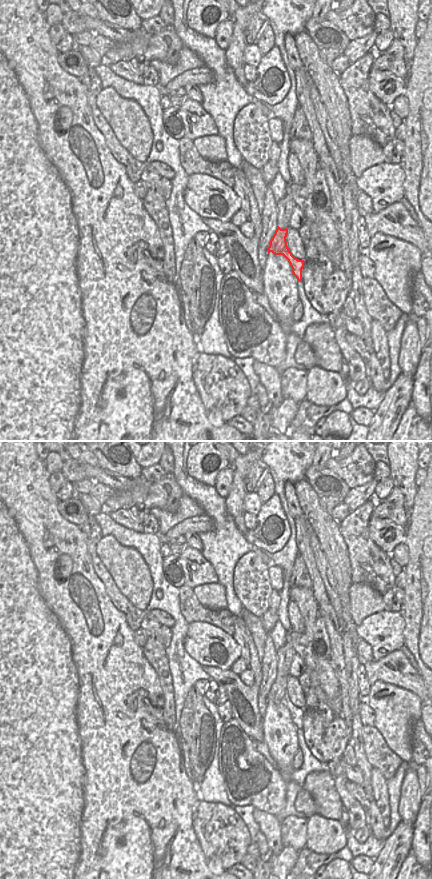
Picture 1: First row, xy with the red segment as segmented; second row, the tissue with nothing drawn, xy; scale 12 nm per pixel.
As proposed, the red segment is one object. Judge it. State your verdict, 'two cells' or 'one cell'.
one cell

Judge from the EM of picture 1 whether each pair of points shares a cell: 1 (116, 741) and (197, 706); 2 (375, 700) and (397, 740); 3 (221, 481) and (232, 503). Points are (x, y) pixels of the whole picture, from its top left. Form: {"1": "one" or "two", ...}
{"1": "two", "2": "one", "3": "two"}

